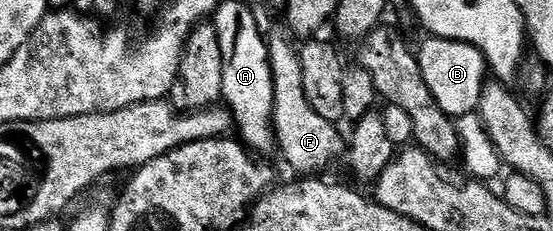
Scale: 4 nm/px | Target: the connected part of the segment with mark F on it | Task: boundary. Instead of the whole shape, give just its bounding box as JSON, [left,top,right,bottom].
[268,31,347,175]

